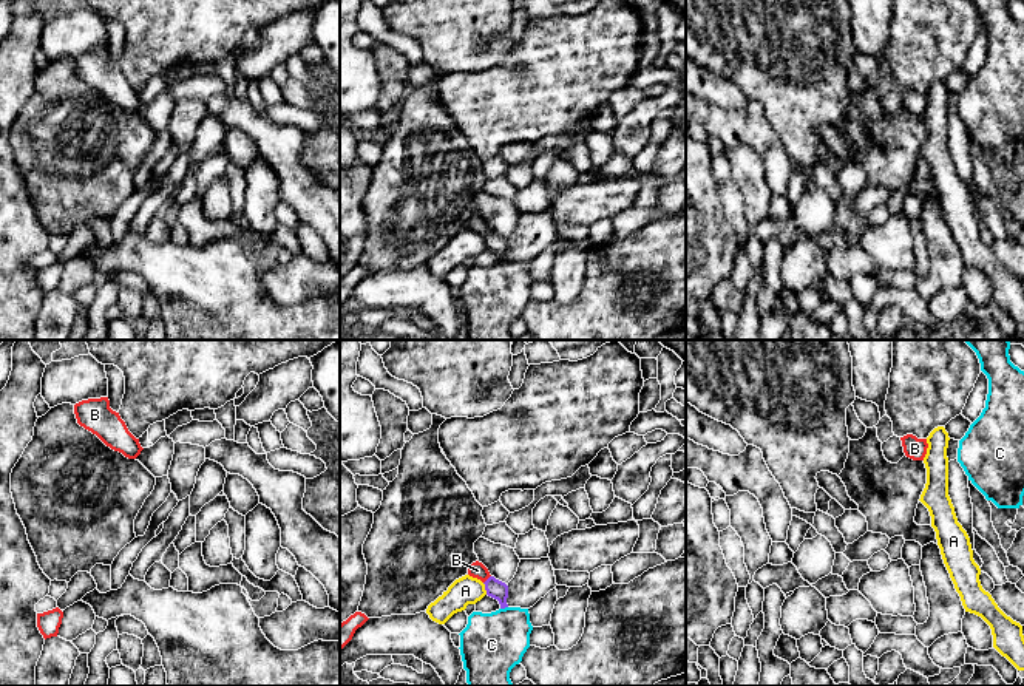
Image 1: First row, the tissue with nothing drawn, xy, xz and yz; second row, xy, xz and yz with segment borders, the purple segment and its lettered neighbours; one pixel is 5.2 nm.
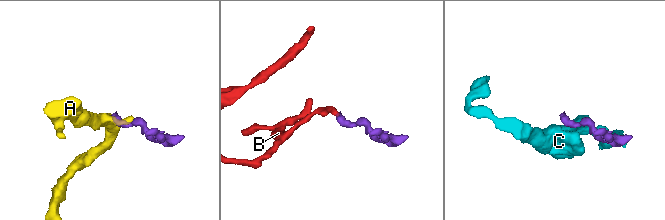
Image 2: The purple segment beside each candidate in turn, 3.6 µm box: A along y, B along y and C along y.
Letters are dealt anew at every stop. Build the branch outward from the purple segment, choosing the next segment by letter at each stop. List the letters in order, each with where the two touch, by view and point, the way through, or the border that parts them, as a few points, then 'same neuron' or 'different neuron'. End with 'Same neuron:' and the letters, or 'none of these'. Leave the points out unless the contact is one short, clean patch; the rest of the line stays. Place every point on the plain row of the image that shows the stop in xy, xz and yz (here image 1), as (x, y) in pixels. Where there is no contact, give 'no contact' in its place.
A: xz (485, 243) | along xz (482, 237), (487, 247) | different neuron
B: xz (487, 234) | along xz (490, 229), (484, 237) | different neuron
C: xz (504, 261) | along xz (507, 260), (501, 263) | different neuron
Same neuron: none of these

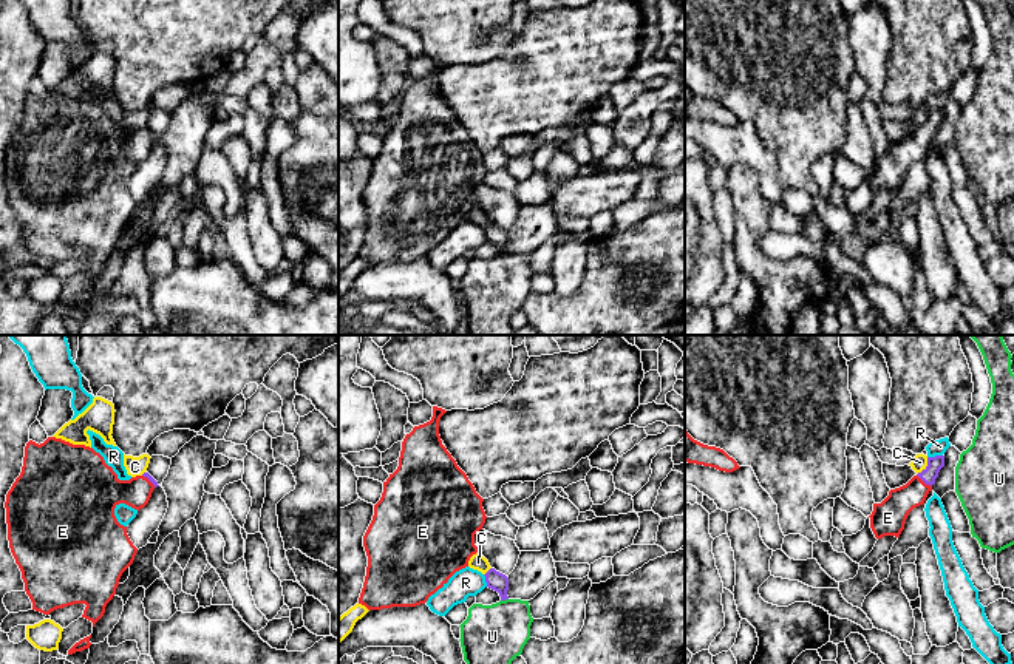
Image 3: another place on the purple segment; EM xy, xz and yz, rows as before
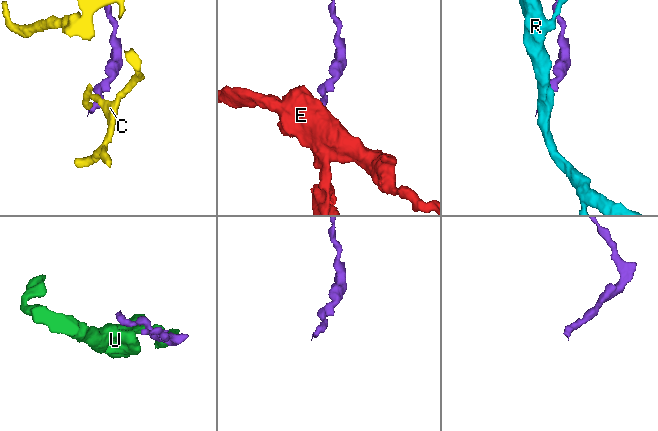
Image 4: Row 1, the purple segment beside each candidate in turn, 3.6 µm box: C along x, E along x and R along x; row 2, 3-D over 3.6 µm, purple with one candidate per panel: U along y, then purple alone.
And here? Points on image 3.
C: yz (926, 121) | along yz (928, 111), (928, 118), (917, 128) | different neuron
E: yz (925, 136) | across yz (934, 118), (925, 136), (891, 169) | same neuron
R: yz (935, 110) | along yz (942, 108), (928, 111) | different neuron
U: xz (504, 254) | along xz (507, 252), (501, 255) | different neuron
Same neuron: E

